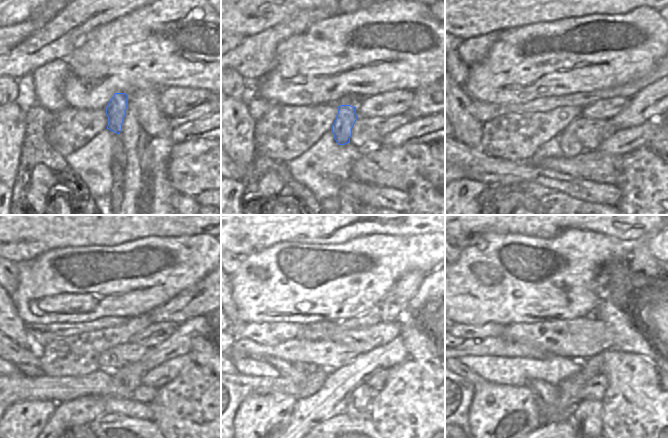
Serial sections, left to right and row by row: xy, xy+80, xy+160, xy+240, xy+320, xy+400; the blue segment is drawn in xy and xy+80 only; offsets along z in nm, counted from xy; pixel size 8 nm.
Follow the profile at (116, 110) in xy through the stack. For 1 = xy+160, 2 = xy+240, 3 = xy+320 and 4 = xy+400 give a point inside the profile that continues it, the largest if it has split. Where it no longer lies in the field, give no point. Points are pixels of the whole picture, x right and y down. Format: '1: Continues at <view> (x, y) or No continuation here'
1: Continues at xy+160 (570, 146)
2: Continues at xy+240 (131, 384)
3: Continues at xy+320 (359, 406)
4: Continues at xy+400 (587, 415)

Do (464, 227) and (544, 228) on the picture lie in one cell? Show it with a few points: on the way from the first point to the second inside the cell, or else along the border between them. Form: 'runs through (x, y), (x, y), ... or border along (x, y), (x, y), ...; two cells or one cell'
runs through (484, 225), (524, 225); one cell

